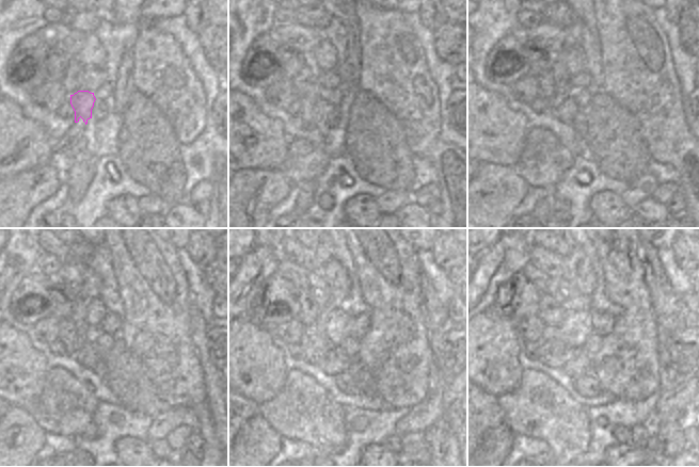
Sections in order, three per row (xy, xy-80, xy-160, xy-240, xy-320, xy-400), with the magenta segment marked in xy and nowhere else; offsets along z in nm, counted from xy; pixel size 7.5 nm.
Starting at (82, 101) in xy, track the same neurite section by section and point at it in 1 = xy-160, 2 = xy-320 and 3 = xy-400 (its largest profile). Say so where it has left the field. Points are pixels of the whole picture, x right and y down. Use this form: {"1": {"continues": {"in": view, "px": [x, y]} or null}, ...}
{"1": {"continues": {"in": "xy-160", "px": [566, 112]}}, "2": {"continues": {"in": "xy-320", "px": [336, 360]}}, "3": {"continues": {"in": "xy-400", "px": [580, 363]}}}

